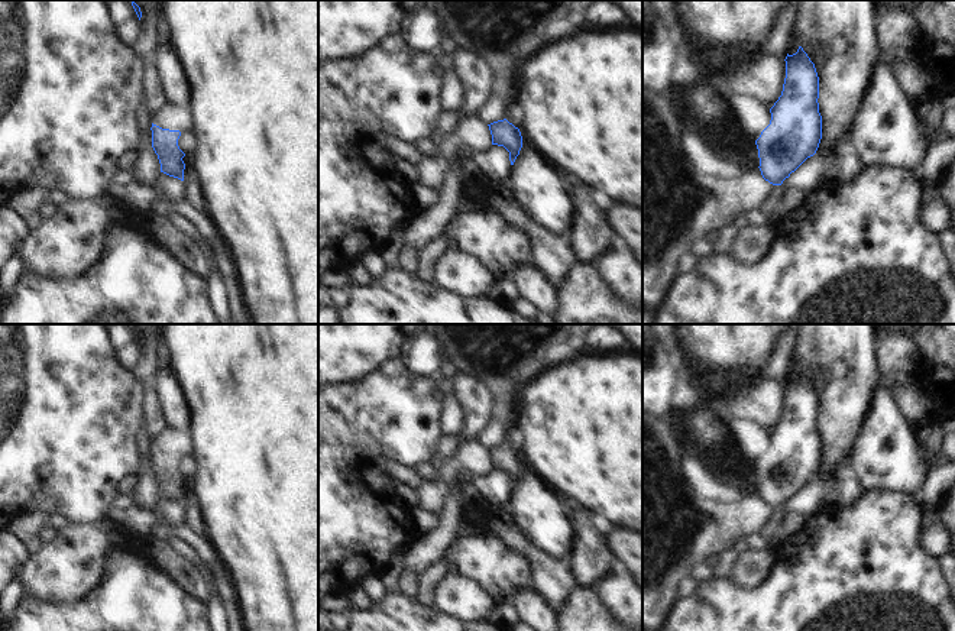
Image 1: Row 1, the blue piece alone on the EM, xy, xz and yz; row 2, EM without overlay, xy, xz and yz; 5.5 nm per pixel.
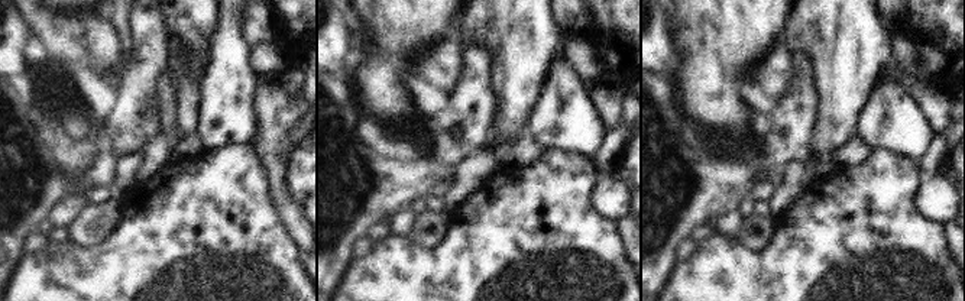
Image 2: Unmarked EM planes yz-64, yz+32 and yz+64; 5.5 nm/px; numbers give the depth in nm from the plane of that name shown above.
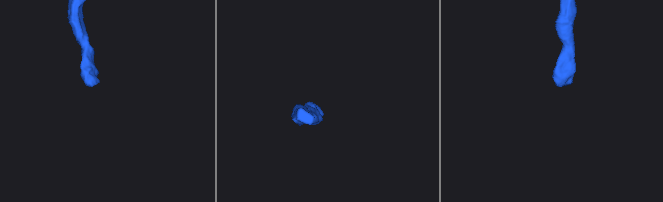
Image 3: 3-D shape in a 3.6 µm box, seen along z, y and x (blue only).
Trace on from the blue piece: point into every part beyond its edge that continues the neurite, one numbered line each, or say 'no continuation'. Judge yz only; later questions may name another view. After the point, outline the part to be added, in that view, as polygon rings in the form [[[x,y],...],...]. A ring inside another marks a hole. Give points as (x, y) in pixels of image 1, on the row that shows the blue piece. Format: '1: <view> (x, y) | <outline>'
no continuation

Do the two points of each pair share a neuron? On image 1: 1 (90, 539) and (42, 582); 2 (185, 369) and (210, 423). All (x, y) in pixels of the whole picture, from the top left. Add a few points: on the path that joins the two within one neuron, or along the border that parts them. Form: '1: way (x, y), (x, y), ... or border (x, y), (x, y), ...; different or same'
1: way (80, 550), (54, 576); same
2: way (198, 382), (210, 394), (210, 410); same

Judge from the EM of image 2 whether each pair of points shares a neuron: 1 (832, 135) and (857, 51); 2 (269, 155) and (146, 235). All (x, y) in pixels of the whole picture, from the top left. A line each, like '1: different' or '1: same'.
1: same
2: different

